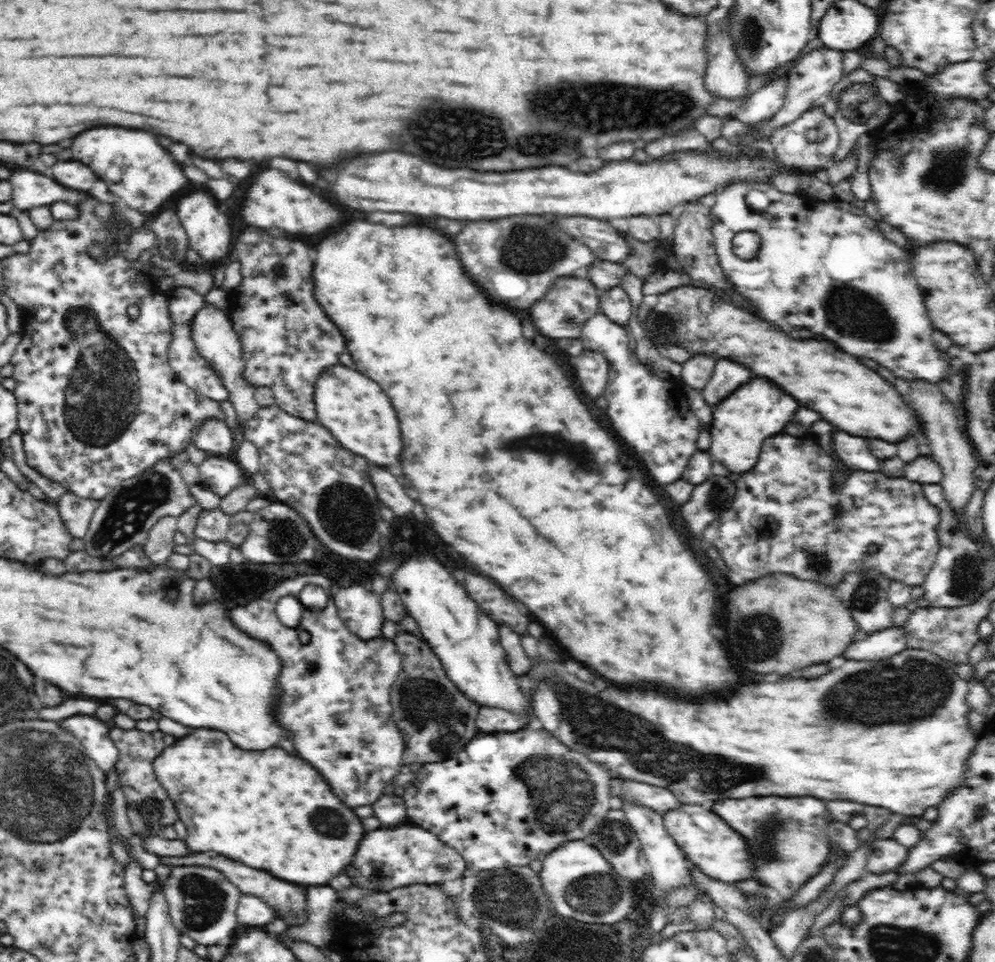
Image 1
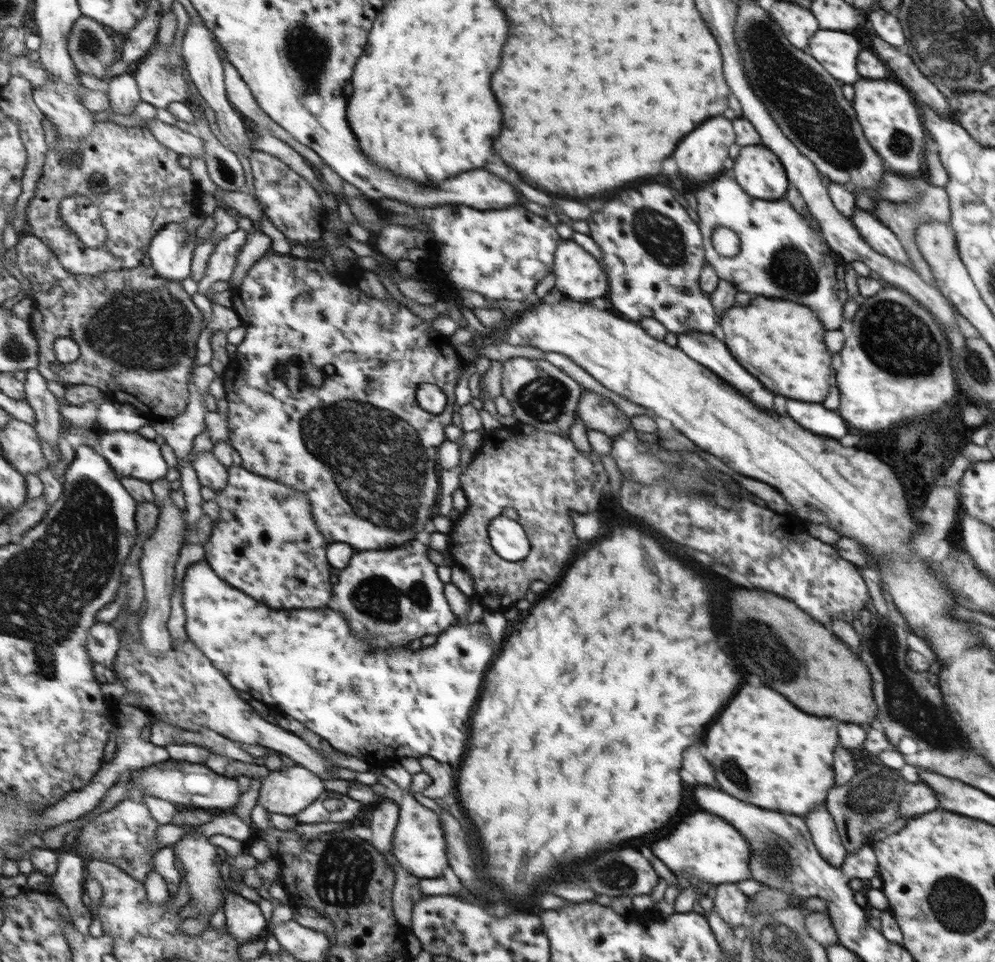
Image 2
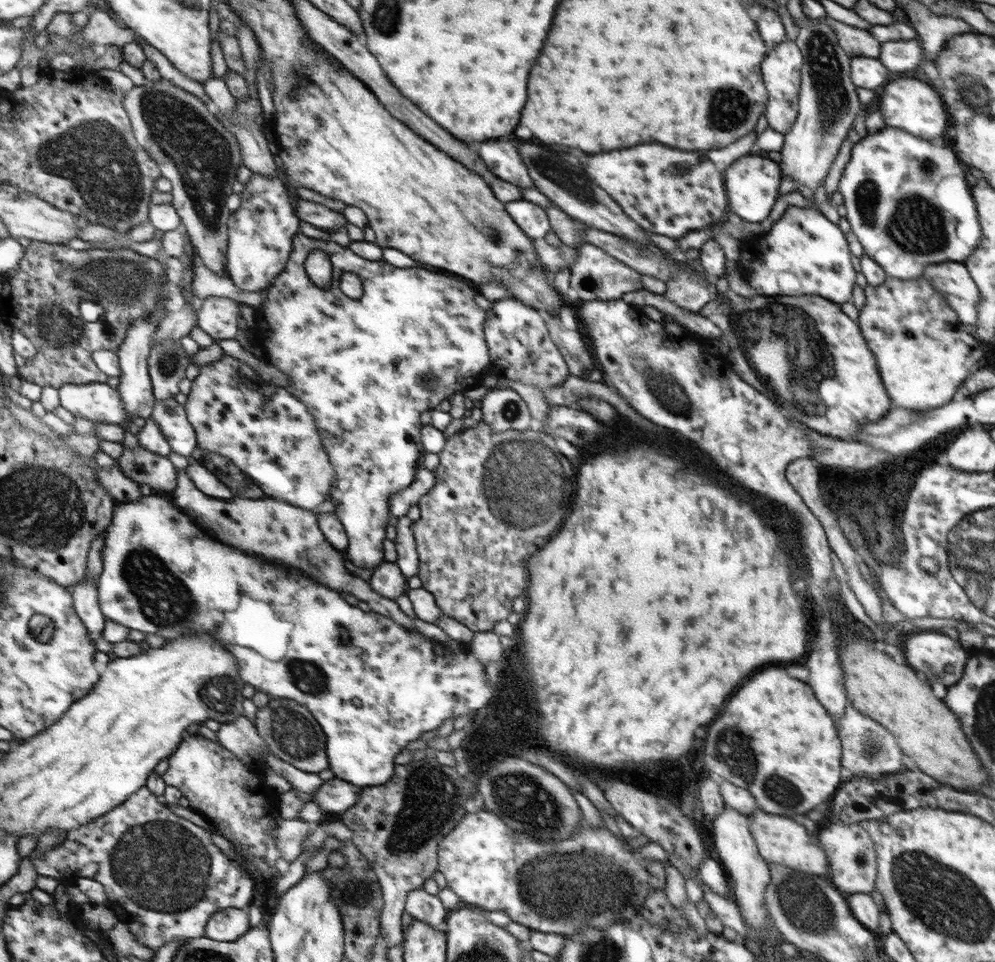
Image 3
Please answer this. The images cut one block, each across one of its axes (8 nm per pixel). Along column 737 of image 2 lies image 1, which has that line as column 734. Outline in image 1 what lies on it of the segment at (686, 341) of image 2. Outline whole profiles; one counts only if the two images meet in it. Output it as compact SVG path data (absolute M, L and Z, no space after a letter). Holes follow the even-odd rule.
M723 356L715 362L710 380L701 394L704 401L713 409L722 402L723 398L726 398L726 394L730 394L730 390L734 390L734 386L742 386L742 382L748 382L750 378L752 378L752 370Z

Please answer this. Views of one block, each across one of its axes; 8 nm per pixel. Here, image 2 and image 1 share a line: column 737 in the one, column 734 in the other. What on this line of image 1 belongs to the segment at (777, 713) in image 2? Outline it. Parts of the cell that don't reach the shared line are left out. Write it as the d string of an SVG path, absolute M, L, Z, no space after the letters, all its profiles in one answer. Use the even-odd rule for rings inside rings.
M906 649L898 654L893 654L885 659L874 661L862 659L838 660L840 668L834 668L830 674L824 674L816 680L788 680L788 682L760 682L752 686L742 686L736 690L736 694L722 698L722 700L706 700L706 702L682 702L668 698L664 694L658 694L654 690L616 690L606 688L592 696L592 684L578 680L574 674L566 672L564 664L556 662L532 662L530 670L526 672L536 682L544 682L544 690L538 686L530 694L532 711L535 722L542 724L542 728L552 734L558 734L566 746L574 746L574 750L582 750L584 754L590 754L594 762L600 762L608 769L620 775L620 779L654 784L672 790L682 802L686 804L704 804L706 800L718 802L718 798L748 798L750 794L814 794L822 800L854 800L860 804L874 804L884 806L891 813L904 815L908 819L922 817L927 807L938 807L944 798L964 782L964 776L968 772L968 758L972 750L976 748L978 738L974 736L974 730L970 728L970 706L966 702L970 682L952 674L956 672L956 664L950 664L942 660L941 656L924 649Z

